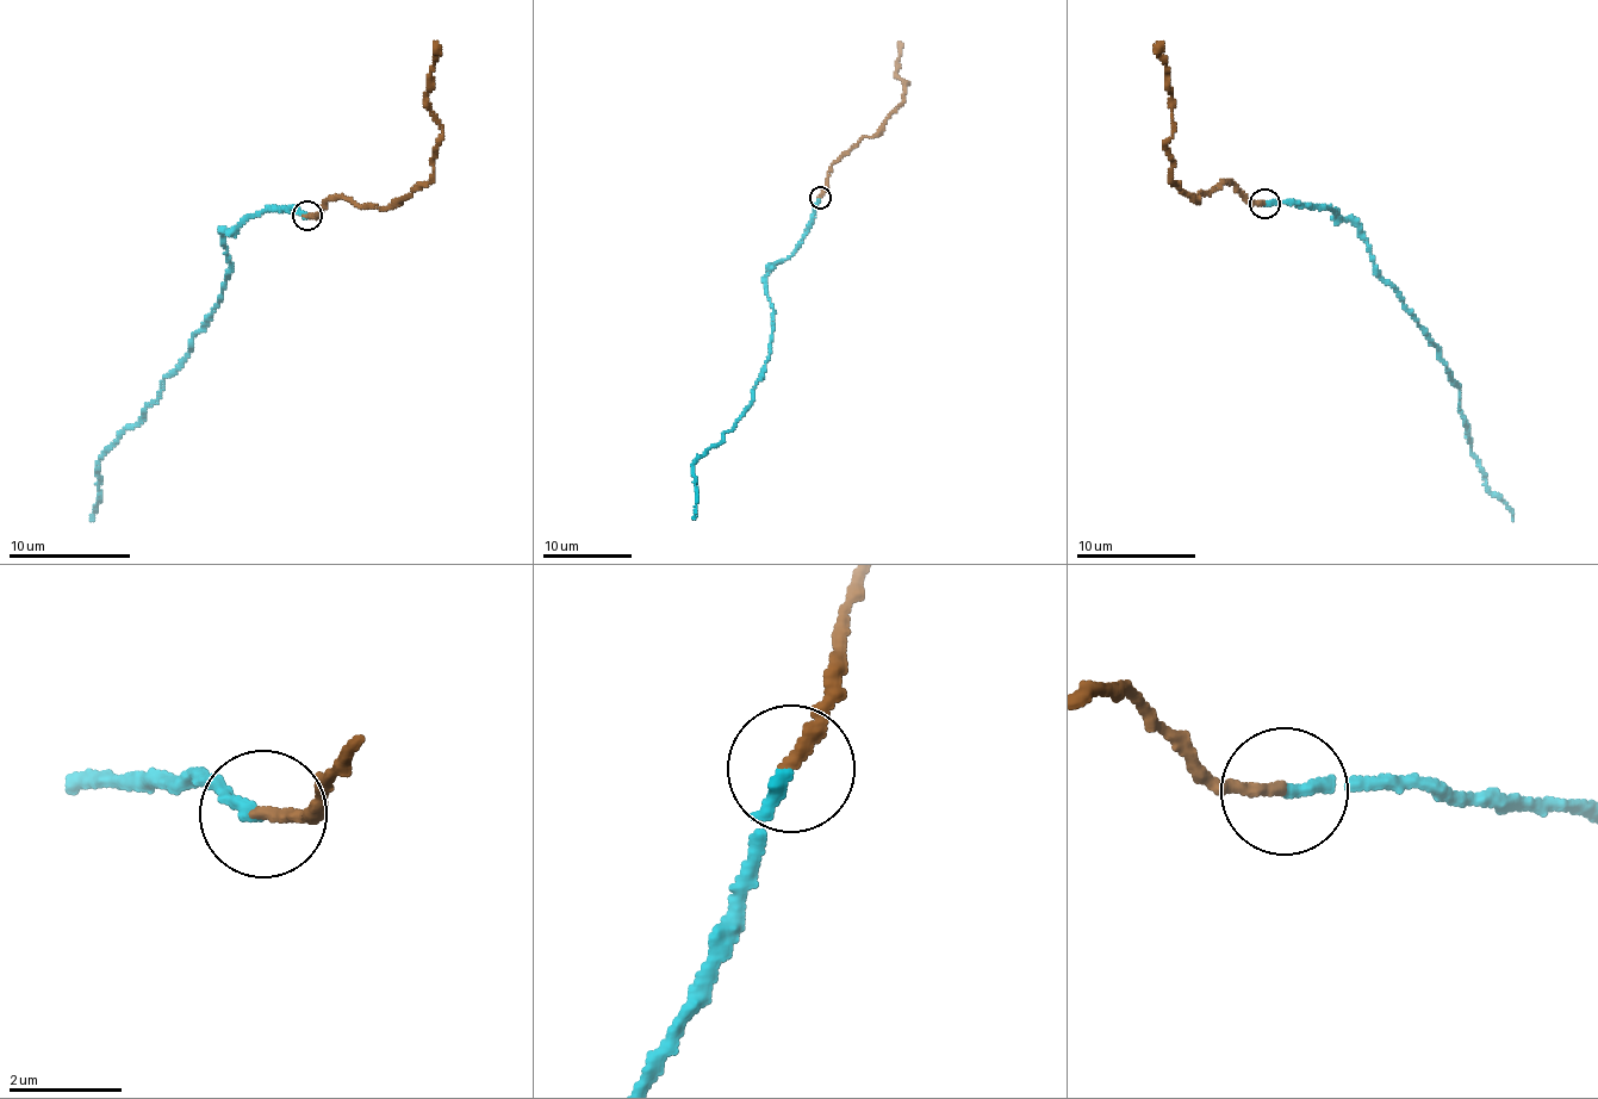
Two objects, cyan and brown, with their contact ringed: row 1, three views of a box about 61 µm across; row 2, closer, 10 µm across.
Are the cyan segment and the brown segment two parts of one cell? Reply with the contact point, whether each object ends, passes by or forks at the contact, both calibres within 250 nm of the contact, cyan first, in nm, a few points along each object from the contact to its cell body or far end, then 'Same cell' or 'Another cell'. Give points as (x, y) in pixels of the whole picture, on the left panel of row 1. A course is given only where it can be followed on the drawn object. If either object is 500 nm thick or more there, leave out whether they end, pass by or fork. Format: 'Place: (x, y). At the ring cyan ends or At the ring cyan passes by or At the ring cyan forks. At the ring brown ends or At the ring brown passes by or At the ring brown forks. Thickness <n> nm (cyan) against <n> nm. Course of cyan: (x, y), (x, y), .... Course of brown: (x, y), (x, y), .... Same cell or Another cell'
Place: (306, 216). At the ring cyan ends. At the ring brown ends. Thickness 220 nm (cyan) against 200 nm. Course of cyan: (306, 215), (294, 205), (272, 206), (225, 230), (230, 269), (222, 300), (161, 395), (99, 461), (91, 520). Course of brown: (306, 215), (333, 197), (386, 207), (430, 180), (442, 132), (428, 101), (434, 42). Same cell

